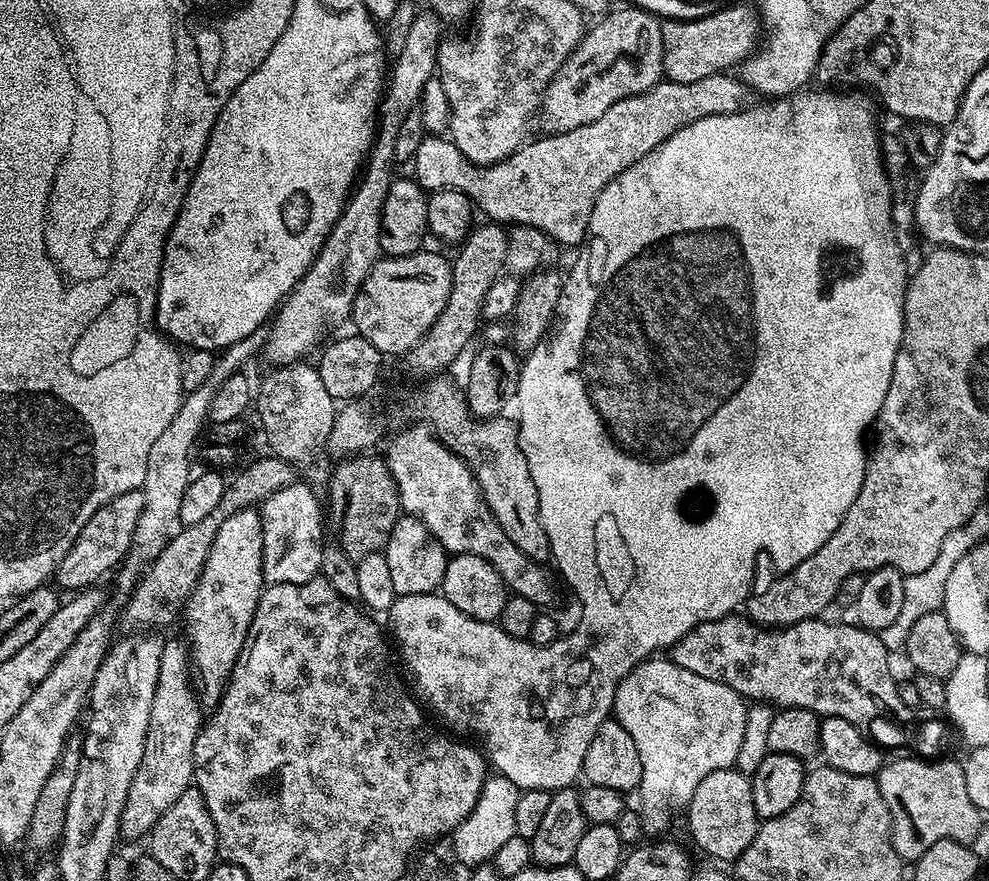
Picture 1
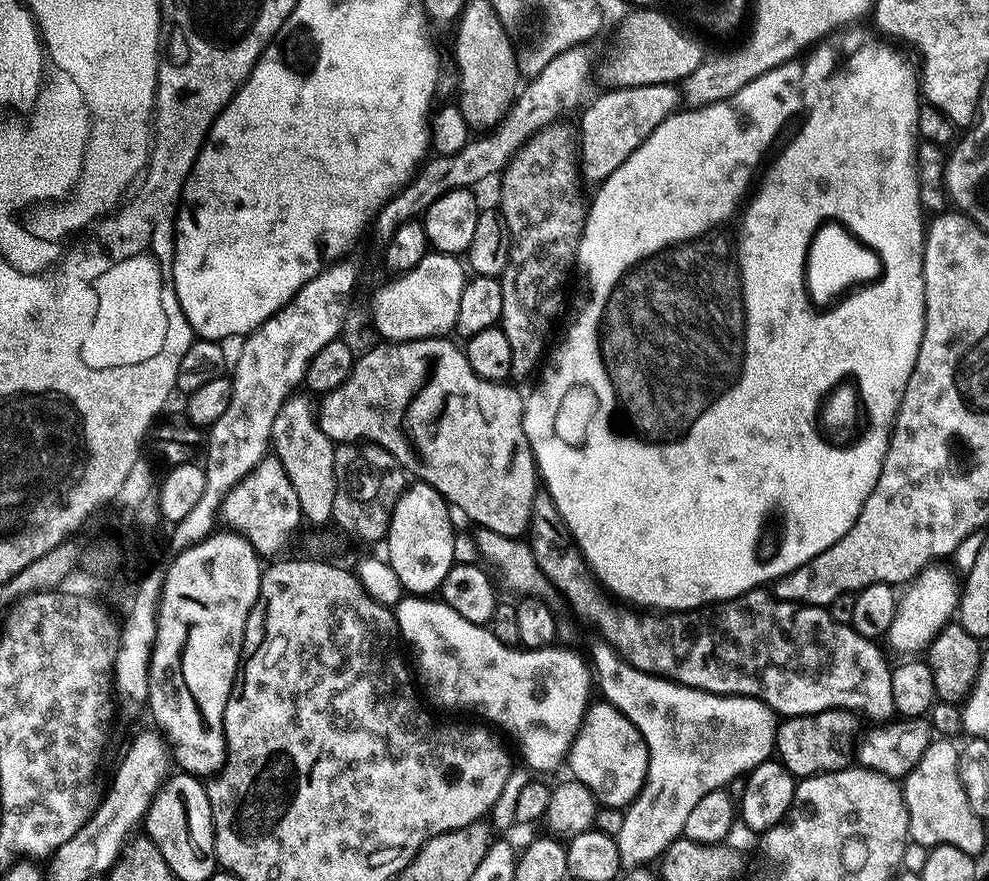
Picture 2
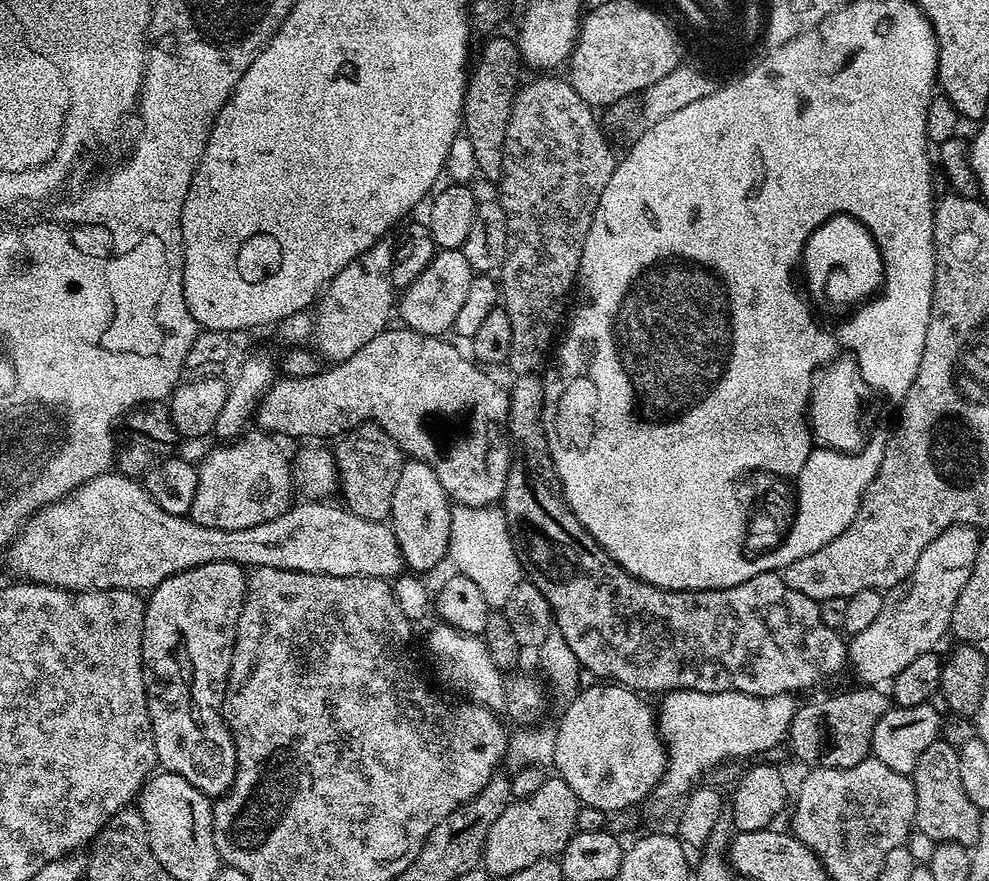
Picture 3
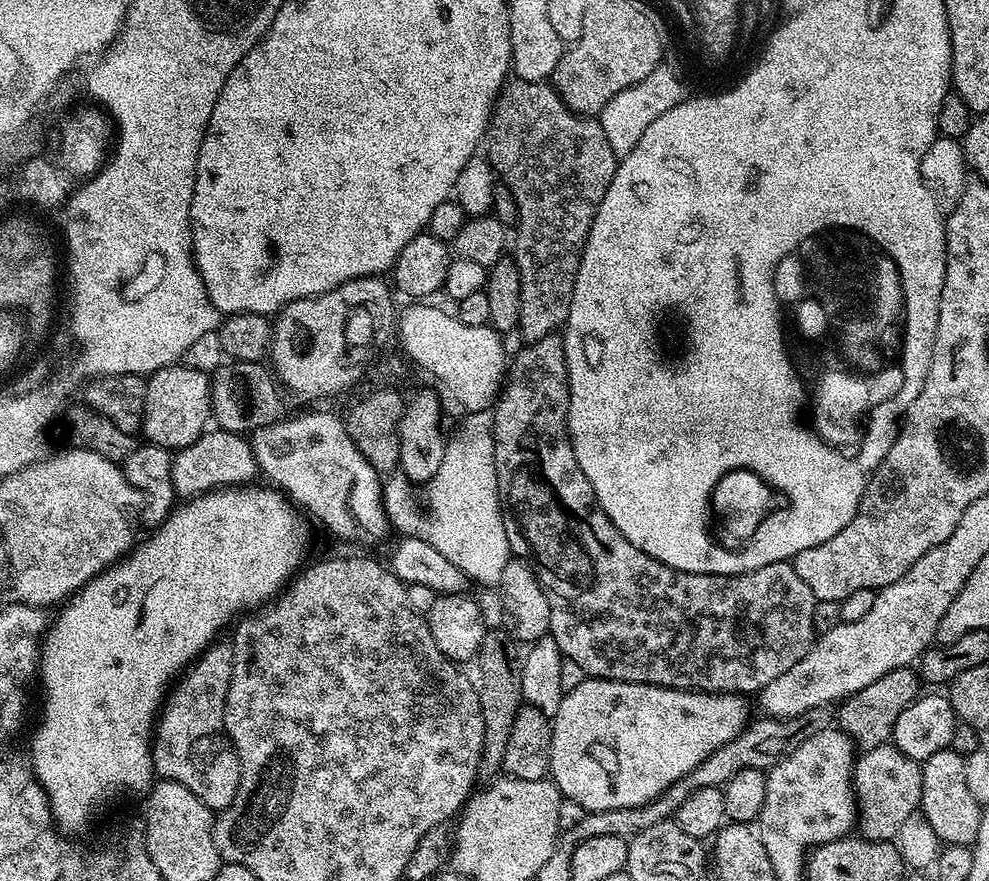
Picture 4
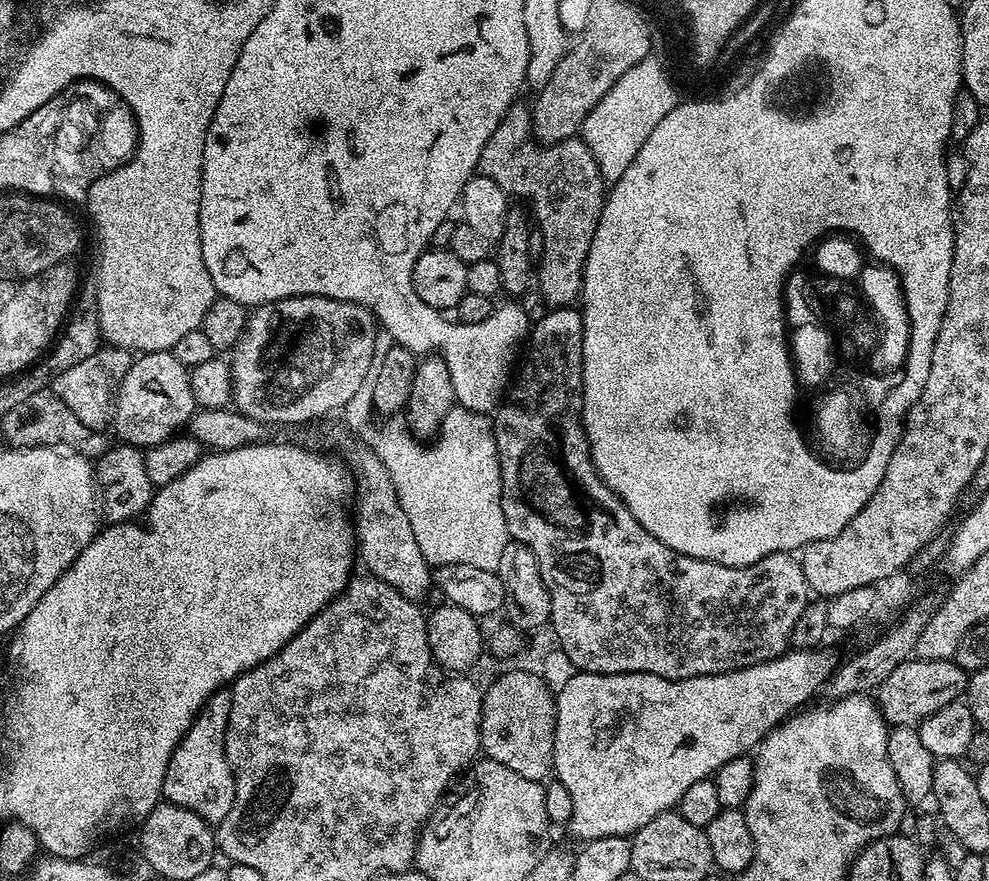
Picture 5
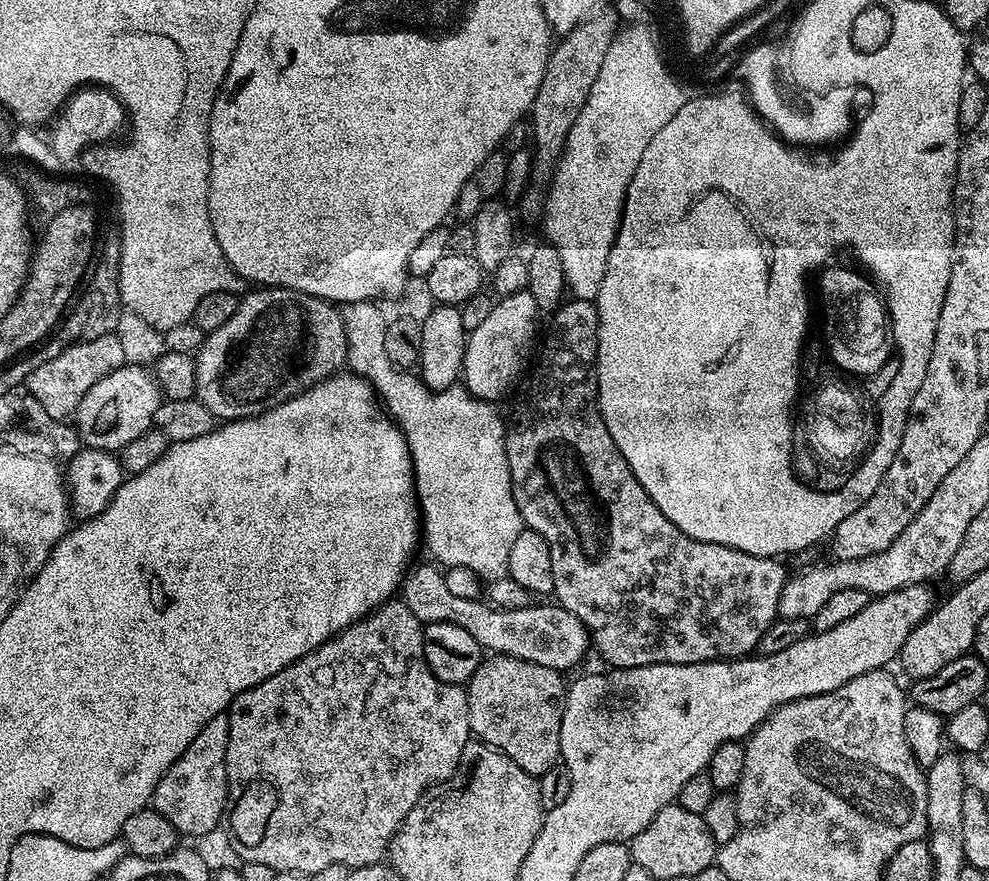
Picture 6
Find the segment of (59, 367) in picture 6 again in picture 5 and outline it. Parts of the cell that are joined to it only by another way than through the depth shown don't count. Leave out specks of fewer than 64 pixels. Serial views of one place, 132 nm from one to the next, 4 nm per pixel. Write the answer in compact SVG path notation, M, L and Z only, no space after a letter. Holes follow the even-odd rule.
M102 346L92 356L54 377L50 385L51 391L62 398L62 402L86 426L105 431L111 423L115 394L119 391L122 378L129 372L133 359L133 353L129 349Z

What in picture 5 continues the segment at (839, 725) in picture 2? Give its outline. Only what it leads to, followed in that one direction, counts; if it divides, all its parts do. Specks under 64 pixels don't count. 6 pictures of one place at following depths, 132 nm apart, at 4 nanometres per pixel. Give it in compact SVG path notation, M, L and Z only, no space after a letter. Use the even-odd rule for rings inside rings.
M913 658L898 666L877 688L877 708L893 727L908 724L914 726L934 714L934 710L942 710L942 706L950 706L950 702L961 699L968 688L968 678L969 673L960 669L955 659Z

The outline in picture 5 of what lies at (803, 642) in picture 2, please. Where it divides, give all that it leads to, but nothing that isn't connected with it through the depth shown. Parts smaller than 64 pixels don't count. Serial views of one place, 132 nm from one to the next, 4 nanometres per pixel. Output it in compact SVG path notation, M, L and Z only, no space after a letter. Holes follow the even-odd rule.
M565 306L562 308L552 308L541 318L540 321L533 323L530 328L530 335L526 340L526 352L528 348L528 357L524 360L524 369L515 377L514 383L511 385L510 391L507 393L506 399L495 409L494 415L491 417L492 433L496 439L496 449L498 450L498 458L500 459L500 501L502 502L502 514L506 518L506 526L508 527L509 537L515 543L530 546L530 550L534 550L534 558L538 558L538 570L542 574L542 582L546 582L546 586L550 590L550 606L552 607L552 619L550 628L556 631L555 643L558 647L566 652L567 657L574 662L577 670L582 672L597 672L598 674L622 674L623 672L645 672L646 674L658 674L662 678L670 678L671 680L685 680L686 678L698 678L699 676L709 676L710 674L726 674L734 670L742 670L746 666L754 666L762 662L770 662L774 658L783 656L790 648L790 634L794 630L794 625L798 622L798 617L802 615L802 610L806 610L810 599L810 589L806 582L806 574L802 574L802 566L799 559L790 552L775 552L766 558L762 558L757 564L751 564L743 568L742 566L722 566L718 562L710 562L702 558L690 558L681 552L675 552L670 546L666 546L666 542L662 542L639 524L634 518L634 514L630 514L630 510L626 507L623 500L617 493L613 492L607 484L600 478L597 472L592 456L588 452L588 440L584 436L584 425L580 421L580 408L584 405L584 379L582 378L582 334L584 333L584 314L579 307Z

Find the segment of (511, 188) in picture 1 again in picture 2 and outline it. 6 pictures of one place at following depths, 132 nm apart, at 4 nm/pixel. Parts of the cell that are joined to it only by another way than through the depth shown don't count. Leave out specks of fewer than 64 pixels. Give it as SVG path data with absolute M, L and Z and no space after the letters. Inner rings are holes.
M676 84L613 87L611 91L602 93L592 105L589 103L579 113L578 172L592 186L603 184L607 176L614 174L614 170L618 170L618 166L622 166L622 162L626 162L626 158L630 158L630 154L634 154L634 150L638 150L638 146L654 134L656 127L682 104L682 92Z

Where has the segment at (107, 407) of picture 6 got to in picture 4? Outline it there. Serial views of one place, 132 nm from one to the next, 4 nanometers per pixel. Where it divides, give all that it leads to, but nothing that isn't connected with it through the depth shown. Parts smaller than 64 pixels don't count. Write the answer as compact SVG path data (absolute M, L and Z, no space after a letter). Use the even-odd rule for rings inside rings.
M181 362L152 373L146 381L142 436L147 443L179 450L204 435L212 420L212 382L209 373L188 368Z

